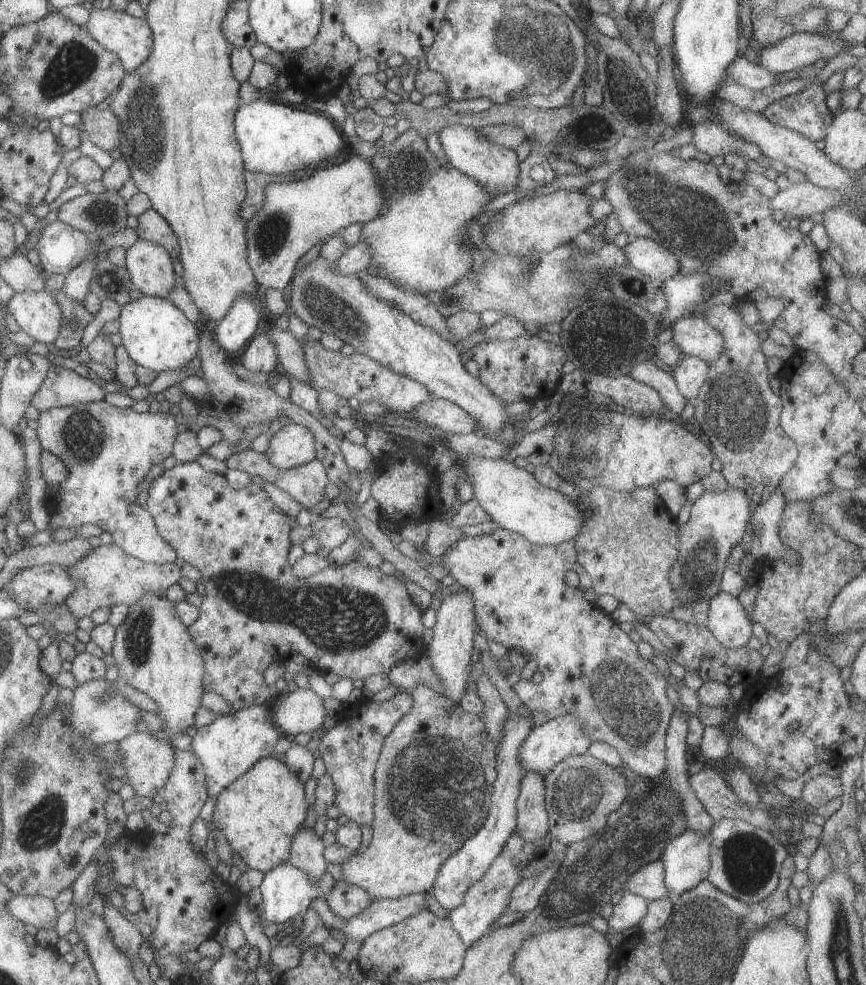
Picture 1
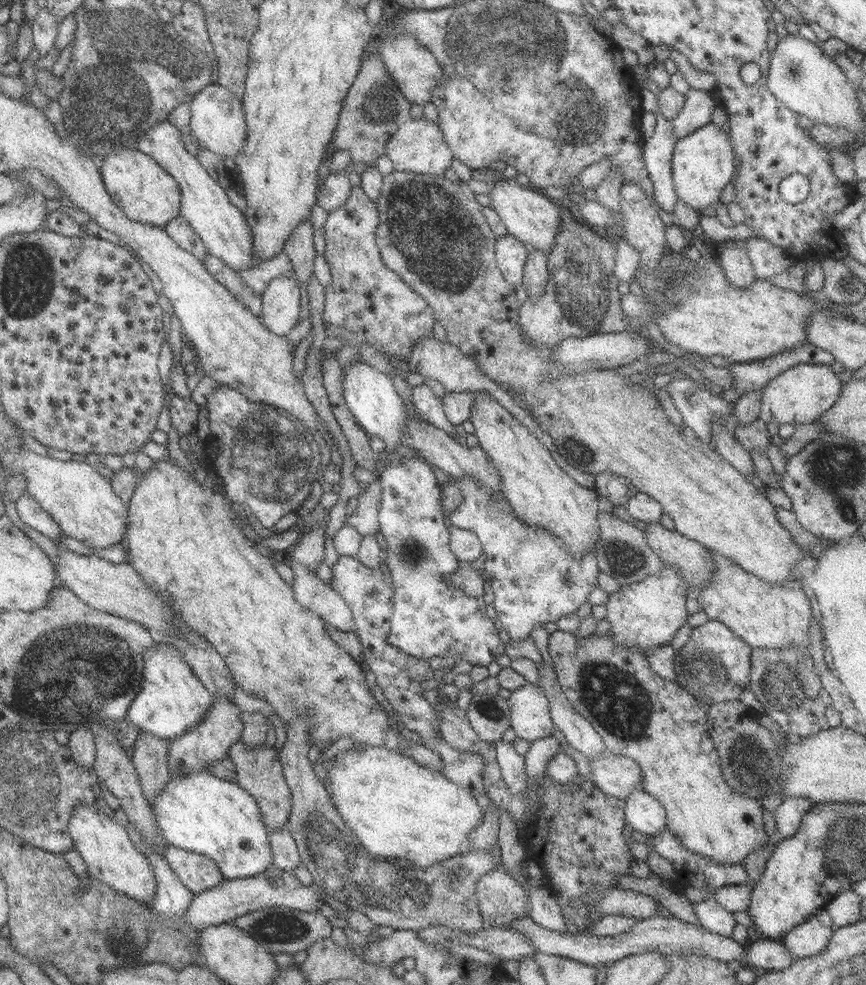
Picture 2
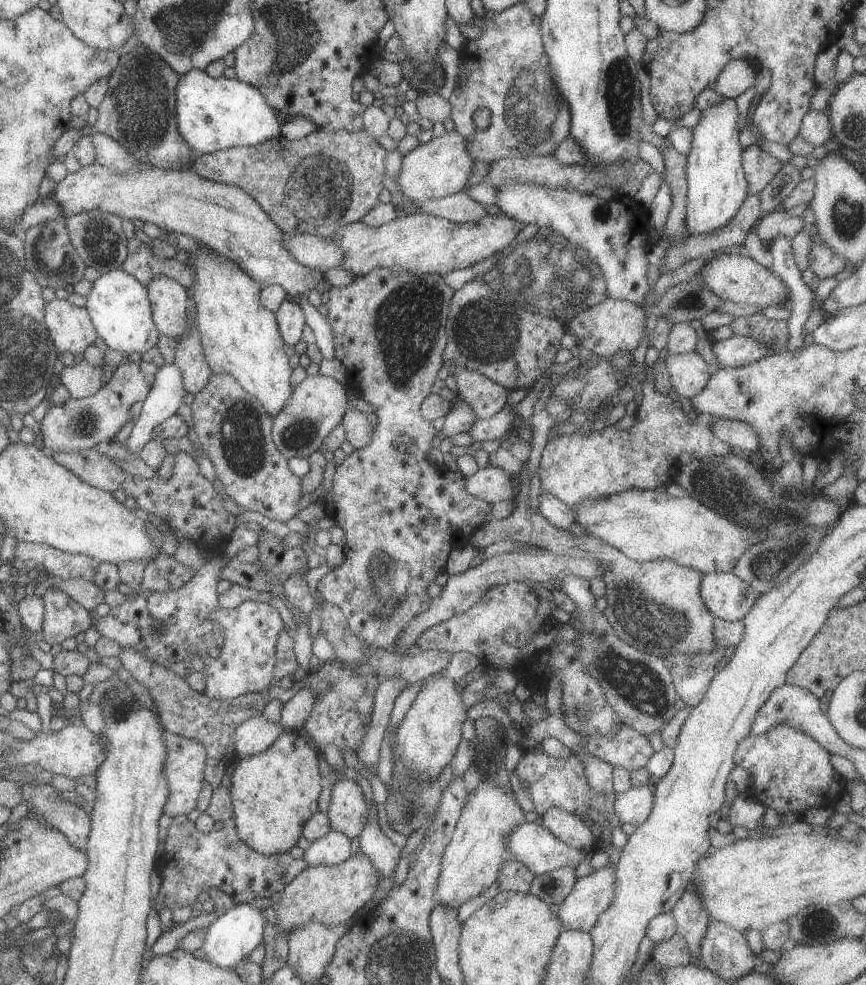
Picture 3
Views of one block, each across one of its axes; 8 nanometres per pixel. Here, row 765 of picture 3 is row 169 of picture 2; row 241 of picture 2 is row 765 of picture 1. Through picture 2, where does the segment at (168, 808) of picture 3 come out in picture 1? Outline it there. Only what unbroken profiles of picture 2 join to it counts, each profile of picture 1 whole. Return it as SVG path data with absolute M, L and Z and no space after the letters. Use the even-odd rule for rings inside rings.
M254 705L230 714L219 715L208 726L199 726L192 739L192 751L198 756L206 772L206 786L210 797L216 798L222 790L238 780L262 758L274 754L276 743L284 735L269 717L270 705Z

